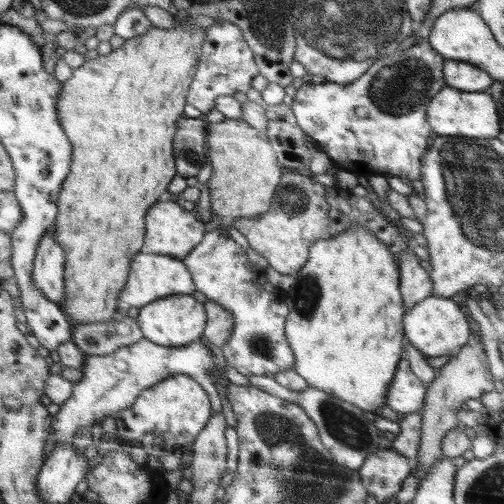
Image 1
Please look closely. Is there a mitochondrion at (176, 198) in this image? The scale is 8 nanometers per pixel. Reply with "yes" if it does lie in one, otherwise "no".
no

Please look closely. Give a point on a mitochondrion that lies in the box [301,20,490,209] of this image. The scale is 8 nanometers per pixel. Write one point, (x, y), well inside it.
(401, 86)

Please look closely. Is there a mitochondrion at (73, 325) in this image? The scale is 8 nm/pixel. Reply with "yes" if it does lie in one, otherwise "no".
no

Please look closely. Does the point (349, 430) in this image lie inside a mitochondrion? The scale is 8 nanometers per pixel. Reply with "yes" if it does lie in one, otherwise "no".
yes

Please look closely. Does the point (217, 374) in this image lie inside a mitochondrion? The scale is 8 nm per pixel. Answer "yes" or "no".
no

